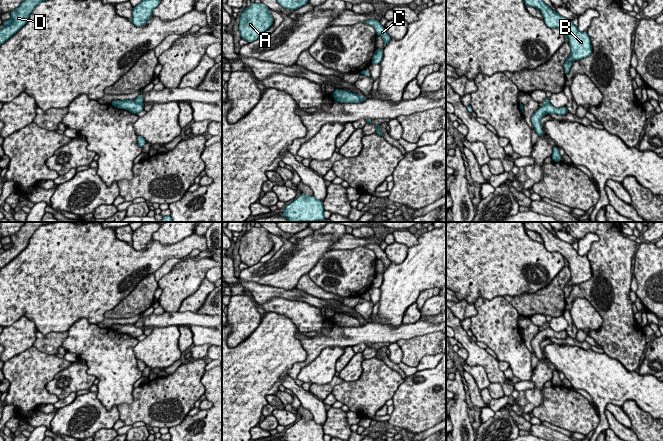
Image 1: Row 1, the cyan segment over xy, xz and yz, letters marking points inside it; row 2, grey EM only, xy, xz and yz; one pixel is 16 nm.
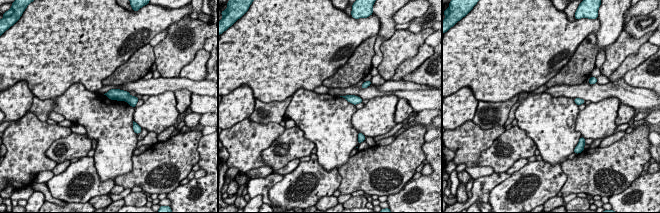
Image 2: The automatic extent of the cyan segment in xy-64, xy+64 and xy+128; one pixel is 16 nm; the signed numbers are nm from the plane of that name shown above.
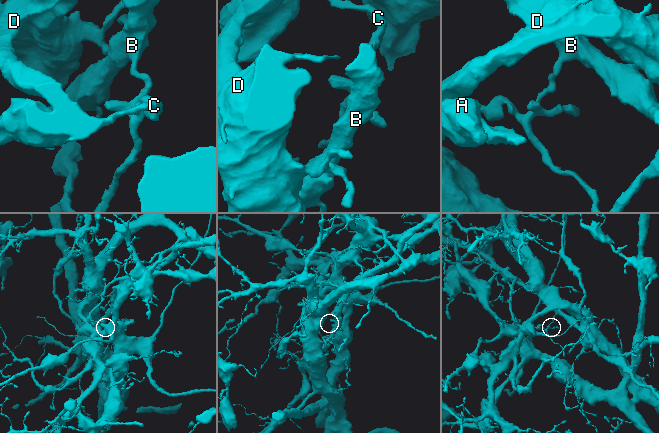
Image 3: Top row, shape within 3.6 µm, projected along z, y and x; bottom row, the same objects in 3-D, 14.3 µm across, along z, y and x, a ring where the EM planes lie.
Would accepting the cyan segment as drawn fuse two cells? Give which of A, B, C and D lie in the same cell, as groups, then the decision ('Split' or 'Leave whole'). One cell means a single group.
Groups: A C D / B. Split

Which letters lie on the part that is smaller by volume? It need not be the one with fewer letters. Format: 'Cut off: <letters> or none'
Cut off: B

